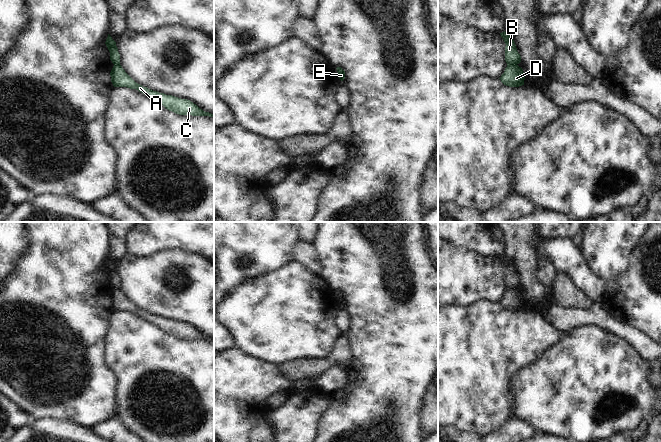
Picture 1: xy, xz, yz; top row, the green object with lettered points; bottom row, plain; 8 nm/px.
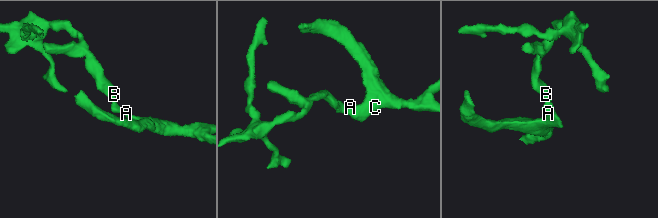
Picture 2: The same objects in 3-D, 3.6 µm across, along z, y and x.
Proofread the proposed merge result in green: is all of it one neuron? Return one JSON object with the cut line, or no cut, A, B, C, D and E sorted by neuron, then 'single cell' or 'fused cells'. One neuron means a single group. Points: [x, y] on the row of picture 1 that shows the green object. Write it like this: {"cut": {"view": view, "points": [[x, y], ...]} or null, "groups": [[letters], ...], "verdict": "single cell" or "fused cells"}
{"cut": {"view": "yz", "points": [[507, 64], [516, 65]]}, "groups": [["A", "C", "D", "E"], ["B"]], "verdict": "fused cells"}

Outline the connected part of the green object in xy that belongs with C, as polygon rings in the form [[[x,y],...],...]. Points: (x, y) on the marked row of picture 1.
[[[114,65],[110,72],[110,76],[114,87],[127,87],[130,89],[136,89],[176,114],[214,117],[214,114],[203,111],[190,100],[181,99],[172,95],[166,95],[164,93],[159,93],[157,91],[148,89],[147,87],[143,87],[142,85],[136,83],[129,76],[121,65]]]

